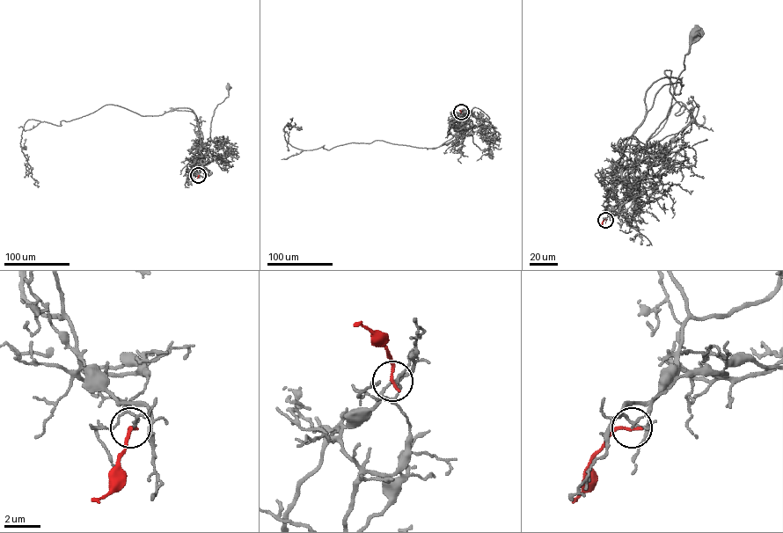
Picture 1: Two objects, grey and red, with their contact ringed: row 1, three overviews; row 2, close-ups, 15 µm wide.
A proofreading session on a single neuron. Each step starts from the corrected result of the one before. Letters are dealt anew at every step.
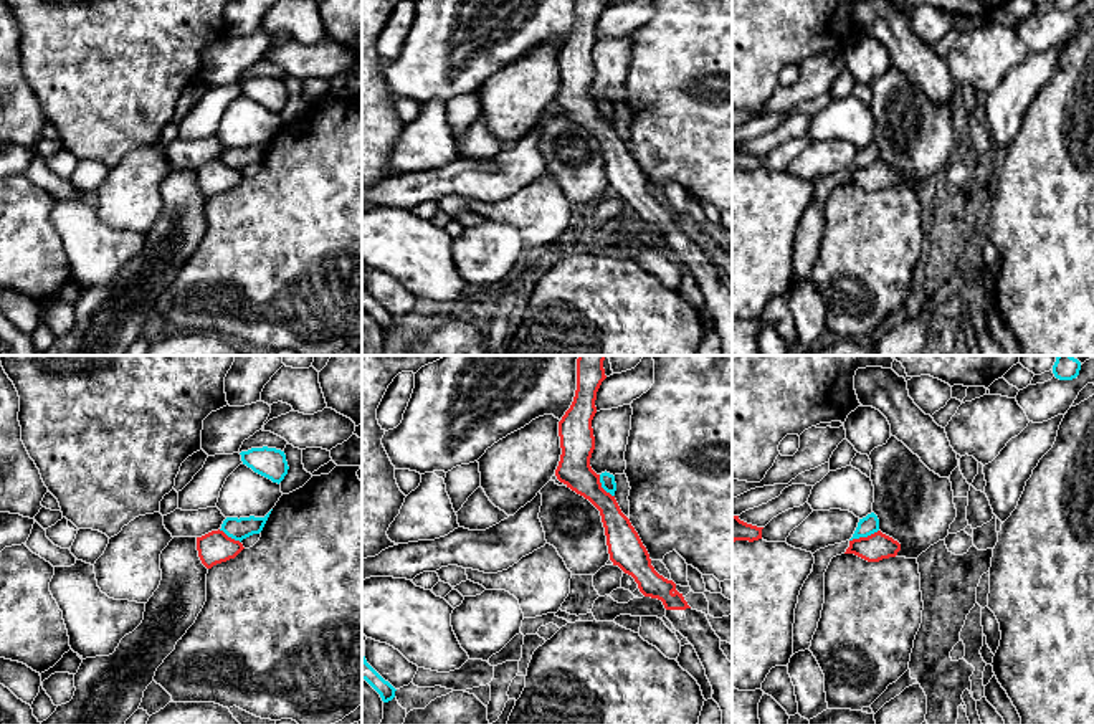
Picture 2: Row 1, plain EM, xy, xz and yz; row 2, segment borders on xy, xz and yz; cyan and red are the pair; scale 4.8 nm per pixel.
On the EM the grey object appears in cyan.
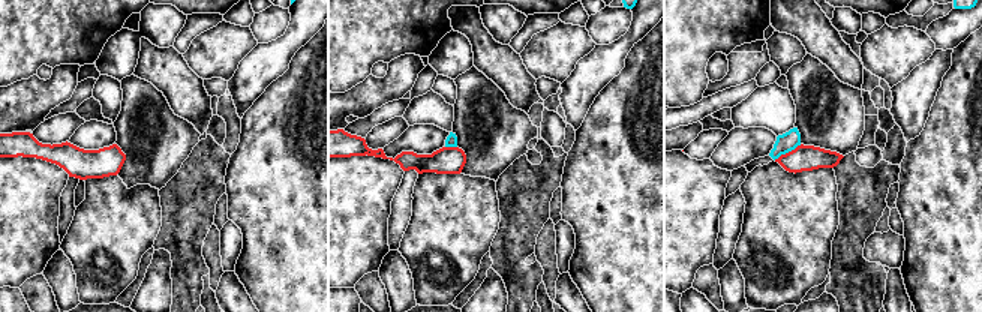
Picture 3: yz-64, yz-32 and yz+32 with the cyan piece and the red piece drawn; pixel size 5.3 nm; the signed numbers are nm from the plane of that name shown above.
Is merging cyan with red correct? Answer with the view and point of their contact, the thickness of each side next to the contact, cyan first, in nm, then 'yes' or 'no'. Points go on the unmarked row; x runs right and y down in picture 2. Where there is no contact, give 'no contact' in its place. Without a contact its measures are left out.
yz (863, 166) | 90/140 nm | no

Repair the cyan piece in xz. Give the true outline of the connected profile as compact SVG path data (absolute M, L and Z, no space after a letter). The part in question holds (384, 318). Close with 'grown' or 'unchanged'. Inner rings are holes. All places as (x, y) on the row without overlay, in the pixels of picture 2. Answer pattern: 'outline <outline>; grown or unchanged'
outline M362 286L362 309L365 309L382 327L383 332L388 332L395 327L395 317L385 311Z; unchanged

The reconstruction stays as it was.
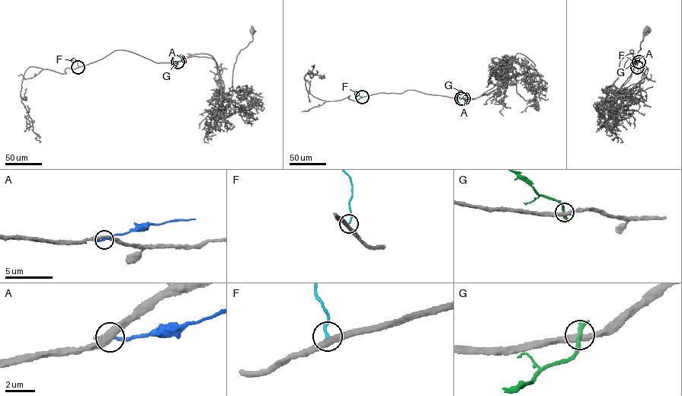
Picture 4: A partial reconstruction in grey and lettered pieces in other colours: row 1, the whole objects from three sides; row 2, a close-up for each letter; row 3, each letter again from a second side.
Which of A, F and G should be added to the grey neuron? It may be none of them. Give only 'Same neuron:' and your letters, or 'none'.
Same neuron: F

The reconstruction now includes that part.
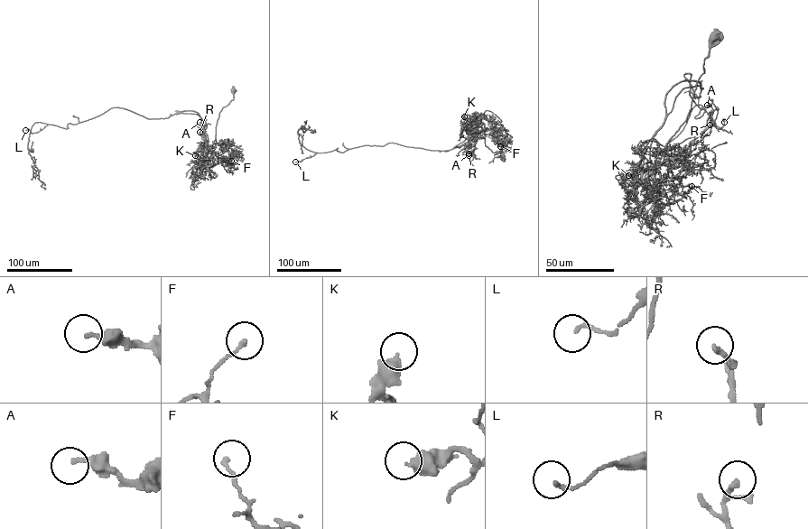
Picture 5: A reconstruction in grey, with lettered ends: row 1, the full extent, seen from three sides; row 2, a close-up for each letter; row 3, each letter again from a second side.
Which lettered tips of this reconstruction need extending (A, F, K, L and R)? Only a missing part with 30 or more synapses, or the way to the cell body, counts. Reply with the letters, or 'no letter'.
no letter

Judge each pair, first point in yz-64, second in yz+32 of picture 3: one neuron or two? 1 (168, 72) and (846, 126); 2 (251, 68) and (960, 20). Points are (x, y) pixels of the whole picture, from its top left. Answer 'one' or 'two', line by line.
1: two
2: two

